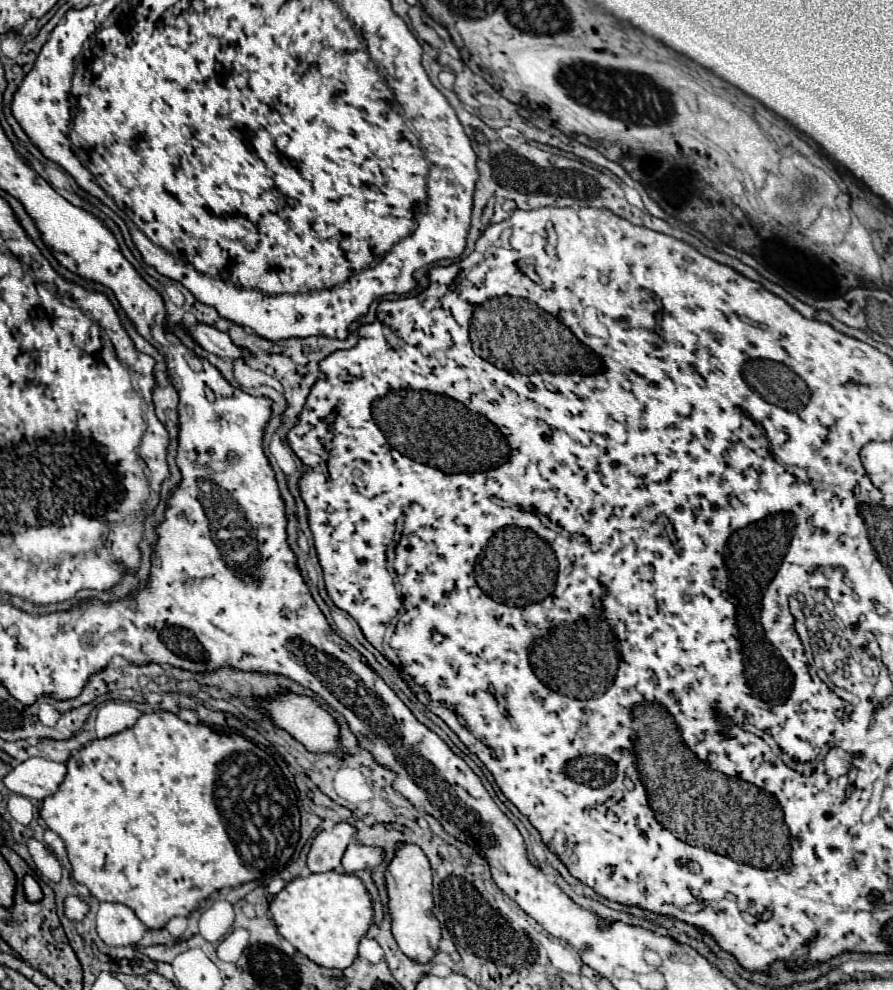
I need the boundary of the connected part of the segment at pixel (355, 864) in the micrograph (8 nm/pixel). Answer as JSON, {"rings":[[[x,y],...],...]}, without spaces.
{"rings":[[[352,842],[342,858],[342,866],[346,872],[356,872],[356,870],[364,870],[364,868],[376,868],[378,864],[384,862],[384,848],[380,846],[364,846],[358,842]]]}

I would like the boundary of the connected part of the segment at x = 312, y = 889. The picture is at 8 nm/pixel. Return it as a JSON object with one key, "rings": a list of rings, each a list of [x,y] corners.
{"rings":[[[324,872],[308,878],[294,878],[274,896],[270,912],[278,932],[296,946],[298,952],[324,968],[348,968],[358,956],[358,944],[366,936],[374,908],[372,898],[360,878],[354,874]]]}

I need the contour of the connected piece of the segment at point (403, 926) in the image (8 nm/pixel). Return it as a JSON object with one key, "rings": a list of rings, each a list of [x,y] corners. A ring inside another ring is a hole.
{"rings":[[[414,844],[400,846],[396,858],[390,862],[390,868],[386,872],[386,884],[390,896],[392,934],[400,950],[410,960],[428,964],[438,952],[438,944],[442,940],[442,926],[438,918],[430,914],[430,910],[434,910],[434,898],[432,898],[432,872],[426,854]]]}

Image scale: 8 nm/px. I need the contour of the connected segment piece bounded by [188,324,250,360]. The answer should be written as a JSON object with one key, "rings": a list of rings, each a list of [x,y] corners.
{"rings":[[[194,324],[188,330],[204,350],[208,350],[208,352],[220,356],[220,358],[228,358],[228,360],[250,358],[250,350],[236,346],[226,332],[220,332],[212,326],[206,326],[206,324]]]}

